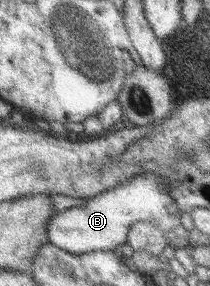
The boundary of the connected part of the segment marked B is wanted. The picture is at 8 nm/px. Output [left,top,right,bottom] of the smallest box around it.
[45,173,189,255]

